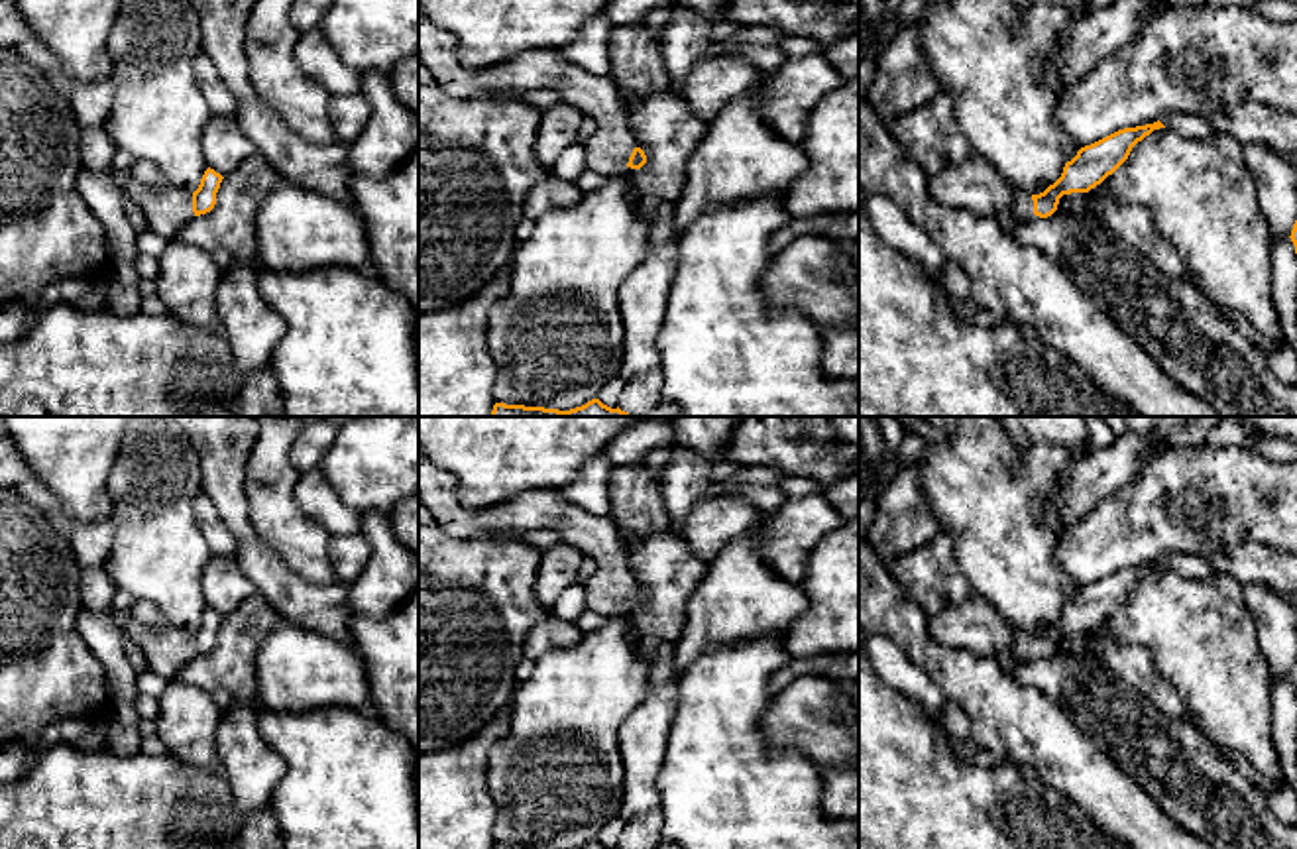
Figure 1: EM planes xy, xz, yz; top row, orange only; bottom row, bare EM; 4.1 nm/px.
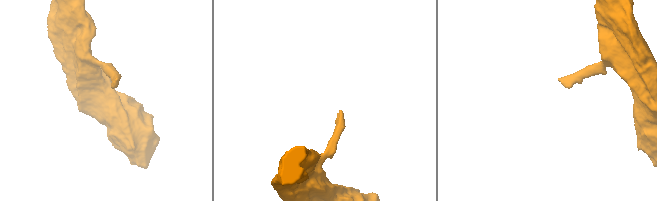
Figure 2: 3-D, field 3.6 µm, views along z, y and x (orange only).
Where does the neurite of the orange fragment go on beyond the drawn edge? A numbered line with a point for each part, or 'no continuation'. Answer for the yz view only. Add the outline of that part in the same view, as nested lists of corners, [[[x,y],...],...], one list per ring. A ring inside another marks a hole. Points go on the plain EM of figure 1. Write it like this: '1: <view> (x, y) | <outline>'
1: yz (1022, 647) | [[[1014,631],[1012,637],[1012,654],[1016,662],[1034,660],[1034,641],[1032,635],[1026,631]]]

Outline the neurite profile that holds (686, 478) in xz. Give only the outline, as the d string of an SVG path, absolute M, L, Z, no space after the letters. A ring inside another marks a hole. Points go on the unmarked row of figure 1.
M674 446L670 462L658 470L668 507L670 531L680 533L692 507L709 495L713 462L692 448Z

